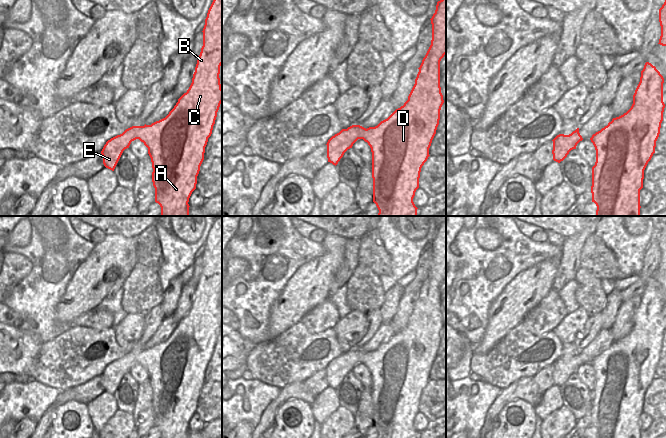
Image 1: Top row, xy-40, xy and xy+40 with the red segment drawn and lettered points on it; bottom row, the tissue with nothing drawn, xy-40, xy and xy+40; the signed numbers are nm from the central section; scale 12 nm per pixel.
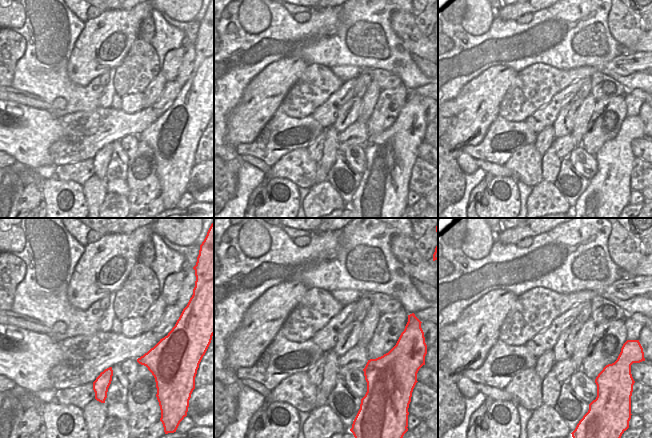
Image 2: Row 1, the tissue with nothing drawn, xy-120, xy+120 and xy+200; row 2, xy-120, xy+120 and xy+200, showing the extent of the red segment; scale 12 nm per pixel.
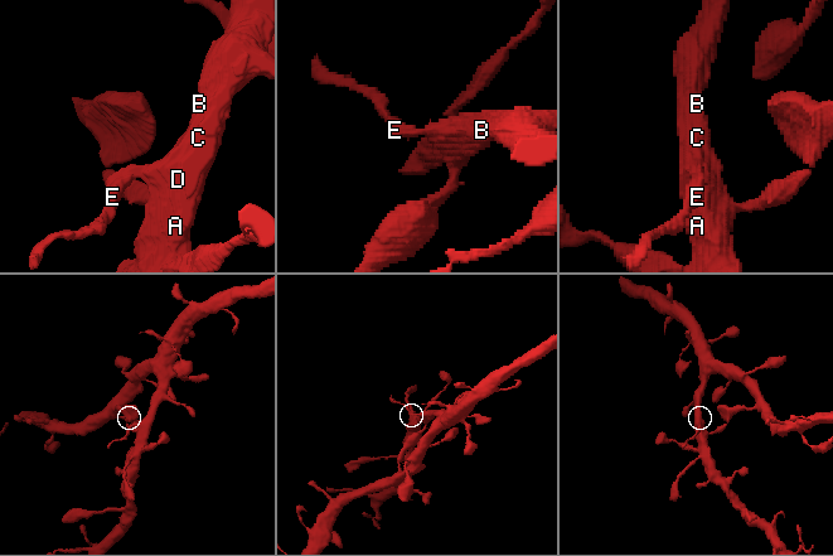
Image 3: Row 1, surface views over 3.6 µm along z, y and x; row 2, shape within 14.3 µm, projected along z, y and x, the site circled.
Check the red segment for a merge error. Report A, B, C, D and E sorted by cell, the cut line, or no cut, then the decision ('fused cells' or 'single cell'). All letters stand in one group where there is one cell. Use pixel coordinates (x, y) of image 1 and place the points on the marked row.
A B C D / E | xy-40 (142, 126), (136, 138) | fused cells

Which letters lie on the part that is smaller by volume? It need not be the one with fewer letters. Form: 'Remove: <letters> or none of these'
Remove: E

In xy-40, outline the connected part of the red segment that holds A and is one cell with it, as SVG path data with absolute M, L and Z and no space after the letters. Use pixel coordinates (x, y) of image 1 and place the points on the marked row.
M213 0L202 32L203 46L189 89L165 118L151 125L145 124L137 134L137 139L148 148L151 158L155 202L161 207L161 216L189 216L189 198L196 189L205 147L222 103L219 78L222 65L222 0Z

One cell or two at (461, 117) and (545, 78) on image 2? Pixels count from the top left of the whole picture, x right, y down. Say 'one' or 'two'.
two

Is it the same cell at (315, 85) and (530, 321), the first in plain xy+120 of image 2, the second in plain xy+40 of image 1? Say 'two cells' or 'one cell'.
one cell

